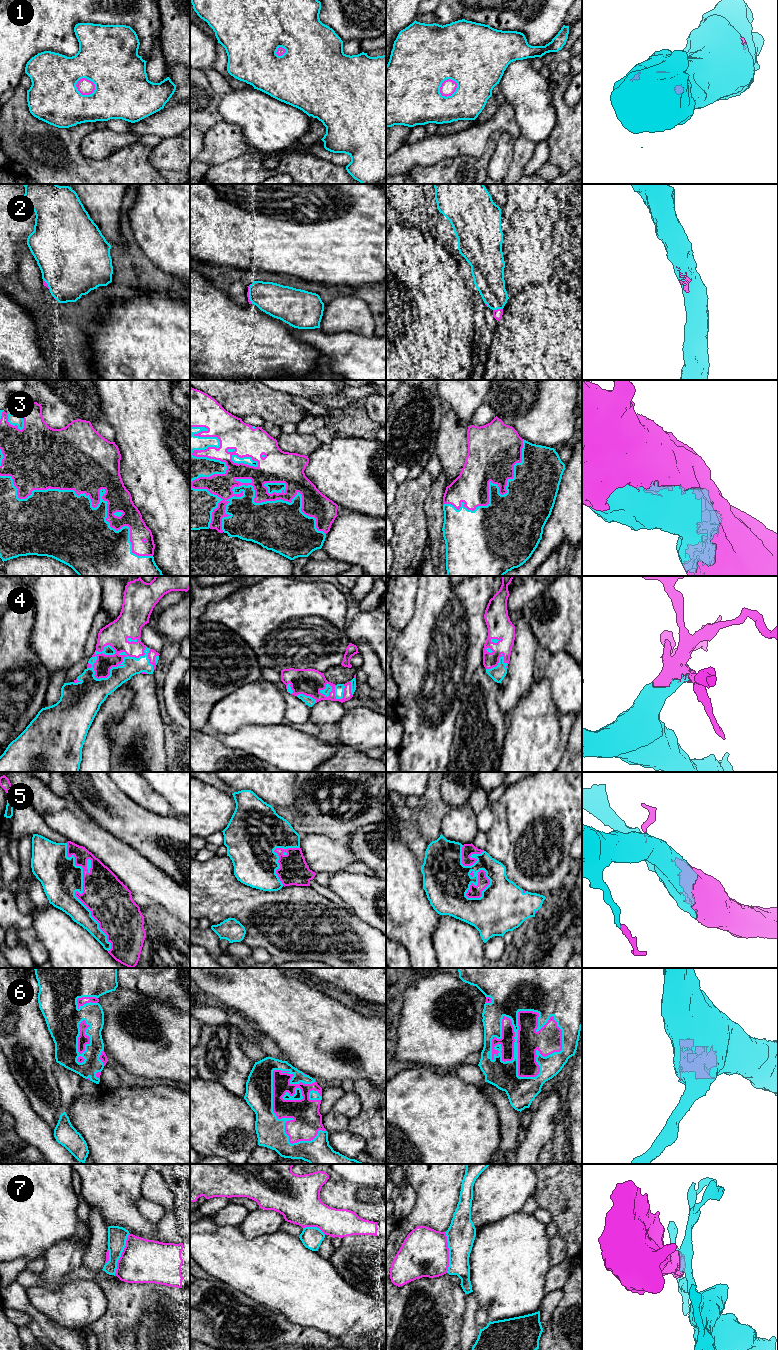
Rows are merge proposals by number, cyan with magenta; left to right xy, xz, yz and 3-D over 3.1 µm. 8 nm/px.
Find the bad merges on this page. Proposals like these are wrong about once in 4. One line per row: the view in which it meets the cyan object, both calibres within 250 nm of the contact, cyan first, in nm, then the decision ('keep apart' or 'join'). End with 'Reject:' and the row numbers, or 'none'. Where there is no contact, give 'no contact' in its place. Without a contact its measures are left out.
1: contact in xy; calibres 400 and 130 nm; join
2: contact in yz; calibres 240 and 80 nm; join
3: contact in xz; calibres 340 and 180 nm; join
4: contact in xy; calibres 200 and 180 nm; join
5: contact in xy; calibres 320 and 340 nm; join
6: contact in yz; calibres 400 and 180 nm; join
7: contact in xy; calibres 160 and 360 nm; keep apart
Reject: 7

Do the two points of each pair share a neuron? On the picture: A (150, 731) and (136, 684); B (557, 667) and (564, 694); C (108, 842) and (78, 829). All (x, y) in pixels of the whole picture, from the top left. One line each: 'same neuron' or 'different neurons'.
A: same neuron
B: same neuron
C: same neuron

